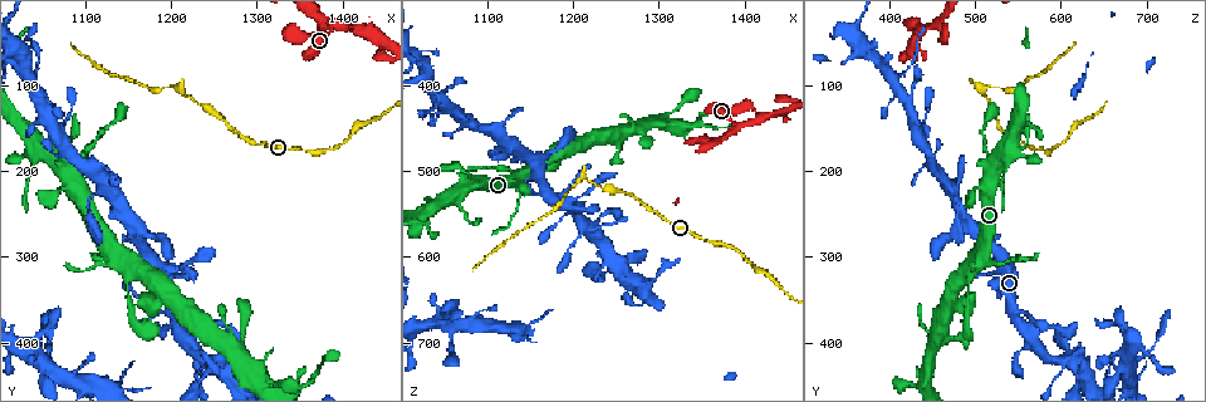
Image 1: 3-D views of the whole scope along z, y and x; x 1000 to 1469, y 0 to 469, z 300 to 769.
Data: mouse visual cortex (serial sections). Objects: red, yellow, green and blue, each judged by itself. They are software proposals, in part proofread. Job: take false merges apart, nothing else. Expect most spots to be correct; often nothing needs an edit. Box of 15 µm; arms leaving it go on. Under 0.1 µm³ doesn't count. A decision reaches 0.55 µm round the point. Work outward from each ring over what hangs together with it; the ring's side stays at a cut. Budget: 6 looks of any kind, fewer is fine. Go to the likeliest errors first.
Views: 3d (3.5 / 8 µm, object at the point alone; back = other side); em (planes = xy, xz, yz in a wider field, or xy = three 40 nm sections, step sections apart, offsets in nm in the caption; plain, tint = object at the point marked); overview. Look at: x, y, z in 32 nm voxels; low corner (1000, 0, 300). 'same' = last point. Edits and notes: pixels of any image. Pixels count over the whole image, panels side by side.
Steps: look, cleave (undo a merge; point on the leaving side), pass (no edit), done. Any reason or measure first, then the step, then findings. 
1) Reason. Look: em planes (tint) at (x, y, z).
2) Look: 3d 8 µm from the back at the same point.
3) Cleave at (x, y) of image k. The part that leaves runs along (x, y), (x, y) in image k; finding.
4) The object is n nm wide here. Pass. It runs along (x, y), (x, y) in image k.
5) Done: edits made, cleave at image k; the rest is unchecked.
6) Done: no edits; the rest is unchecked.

Thick turns thin. Look: 3d 8 µm at (1250, 425, 620).

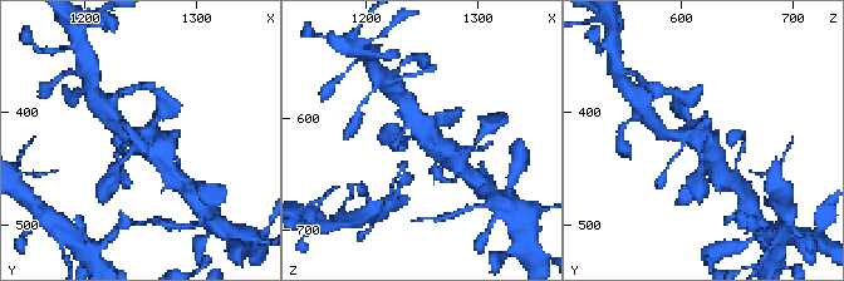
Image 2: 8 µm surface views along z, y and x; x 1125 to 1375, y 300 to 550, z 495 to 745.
Look: 3d 3.5 µm at (1248, 430, 614).

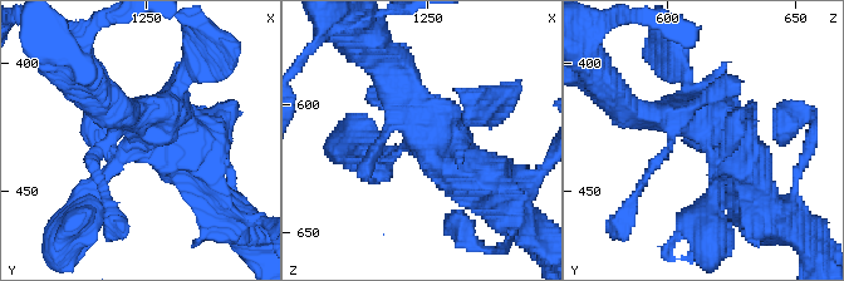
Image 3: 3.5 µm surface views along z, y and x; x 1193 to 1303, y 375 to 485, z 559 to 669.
Look: em xy step 3 (tint) at (1249, 429, 618).

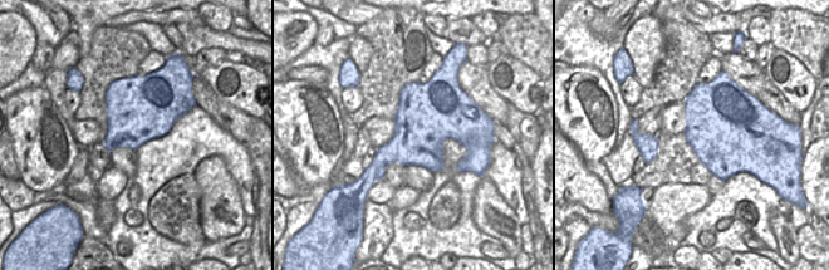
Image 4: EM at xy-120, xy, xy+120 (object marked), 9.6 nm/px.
Pass. All the same cell.

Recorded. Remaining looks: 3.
Narrows sharply. Look: 3d 3.5 µm at (1205, 380, 580).

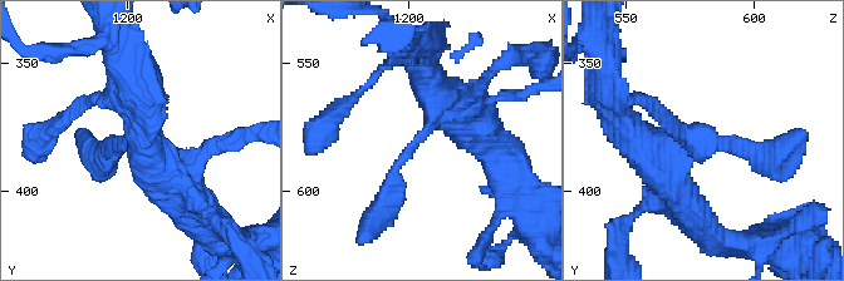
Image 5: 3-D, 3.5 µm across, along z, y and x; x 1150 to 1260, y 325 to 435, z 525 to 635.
Look: em xy step 5 (tint) at the same point.

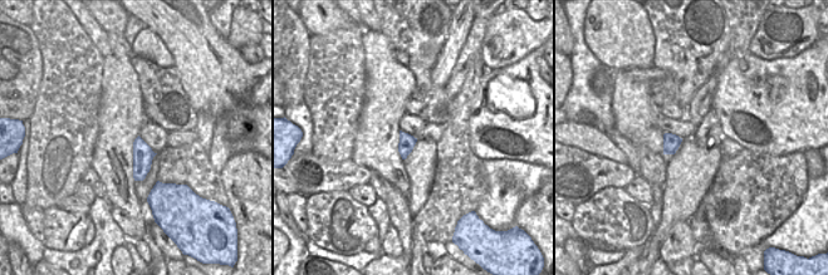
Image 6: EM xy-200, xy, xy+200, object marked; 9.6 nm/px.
Pass. It runs along (432, 87), (432, 122), (393, 171), (378, 216) in image 5; continuous, no second cell.

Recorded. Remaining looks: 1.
Done: no edits; the rest is unchecked.

